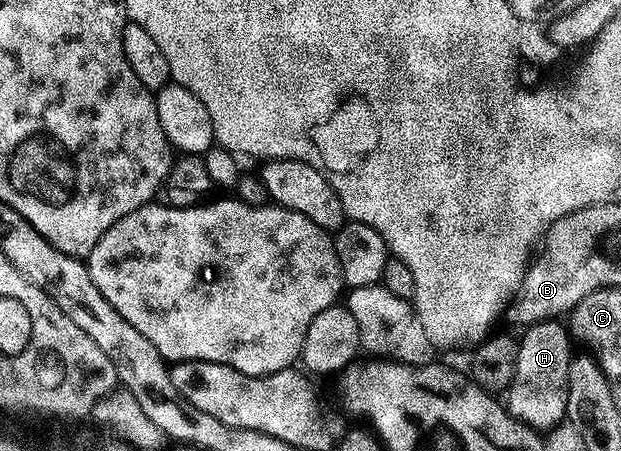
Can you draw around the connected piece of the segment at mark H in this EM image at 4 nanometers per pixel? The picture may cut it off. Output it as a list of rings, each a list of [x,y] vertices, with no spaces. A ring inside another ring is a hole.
[[[552,319],[538,321],[522,330],[523,337],[518,338],[517,367],[513,375],[513,383],[505,390],[507,412],[512,413],[518,421],[525,423],[536,431],[550,431],[567,416],[567,380],[569,379],[570,363],[573,358],[573,338],[568,326],[562,320]]]

